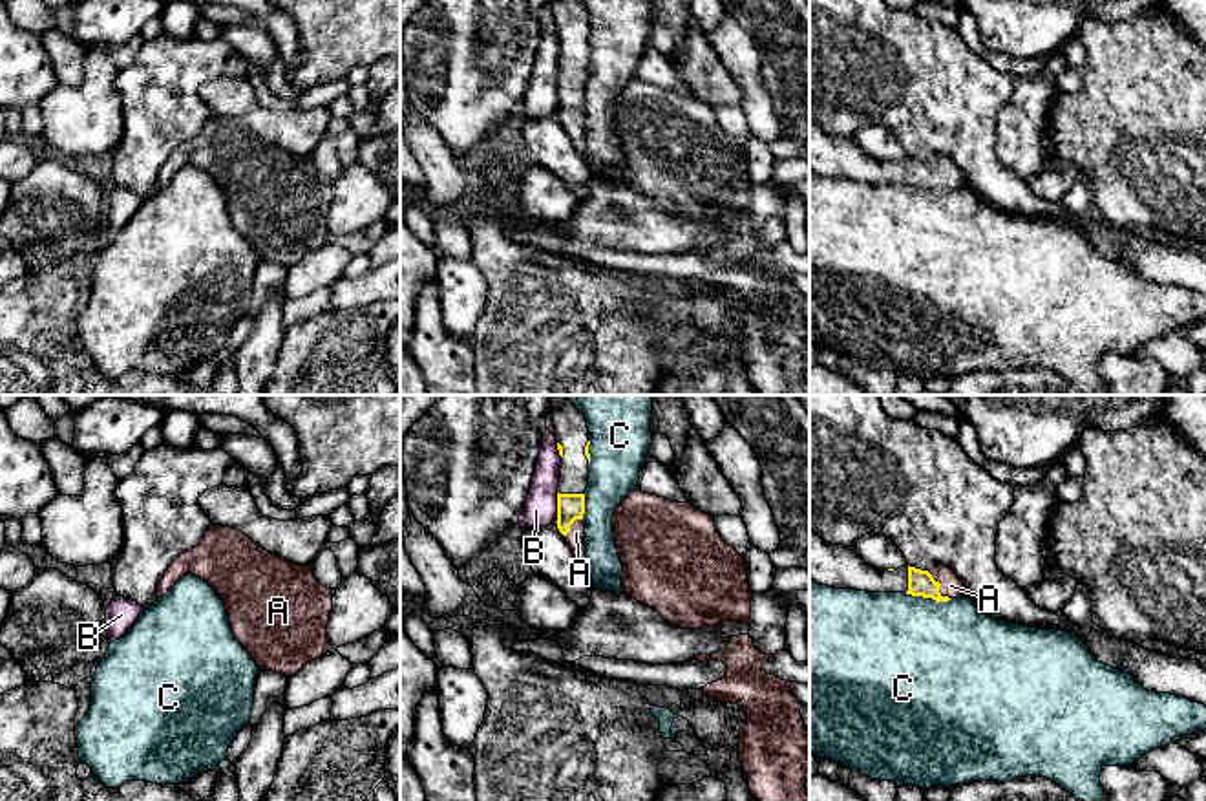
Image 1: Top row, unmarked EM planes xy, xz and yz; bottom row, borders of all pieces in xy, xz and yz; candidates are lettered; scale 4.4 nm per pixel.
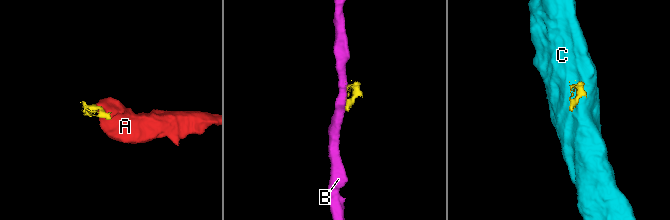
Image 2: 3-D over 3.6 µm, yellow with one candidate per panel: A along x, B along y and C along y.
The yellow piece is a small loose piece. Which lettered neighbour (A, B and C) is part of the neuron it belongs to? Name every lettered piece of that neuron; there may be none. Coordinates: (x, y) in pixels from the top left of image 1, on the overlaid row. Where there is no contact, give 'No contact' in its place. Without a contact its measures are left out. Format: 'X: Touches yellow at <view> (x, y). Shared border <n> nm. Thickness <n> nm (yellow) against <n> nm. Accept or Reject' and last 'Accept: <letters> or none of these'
A: Touches yellow at yz (940, 586). Shared border 150 nm. Thickness 110 nm (yellow) against 100 nm. Accept
B: Touches yellow at xz (558, 507). Shared border 140 nm. Thickness 120 nm (yellow) against 150 nm. Reject
C: Touches yellow at yz (929, 597). Shared border 200 nm. Thickness 110 nm (yellow) against 480 nm. Reject
Accept: A

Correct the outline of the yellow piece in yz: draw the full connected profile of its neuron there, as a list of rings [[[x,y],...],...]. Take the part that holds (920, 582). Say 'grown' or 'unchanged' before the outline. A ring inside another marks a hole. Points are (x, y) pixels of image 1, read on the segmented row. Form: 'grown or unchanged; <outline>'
grown; [[[809,530],[809,580],[833,589],[906,593],[936,602],[959,598],[965,587],[947,565],[930,572],[910,565],[897,571],[875,569],[861,560],[855,547],[831,545],[813,530]]]

